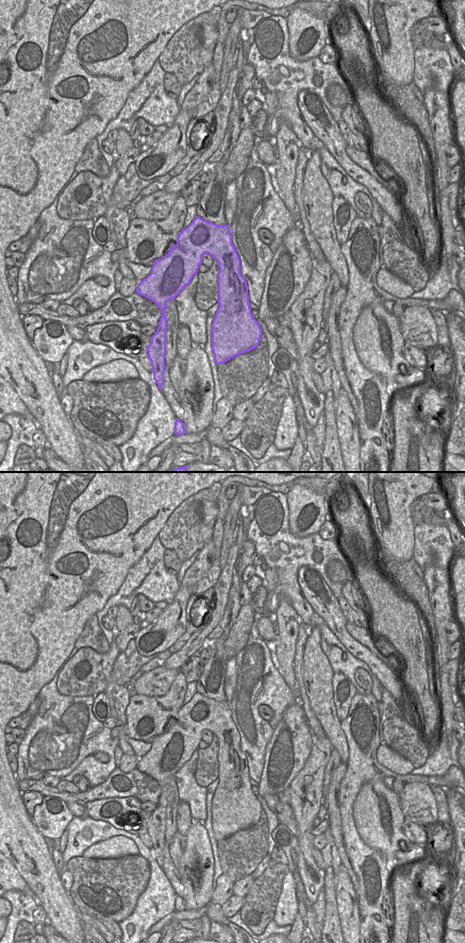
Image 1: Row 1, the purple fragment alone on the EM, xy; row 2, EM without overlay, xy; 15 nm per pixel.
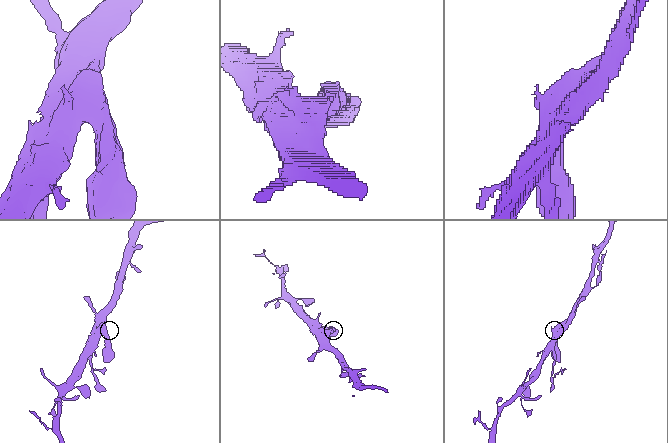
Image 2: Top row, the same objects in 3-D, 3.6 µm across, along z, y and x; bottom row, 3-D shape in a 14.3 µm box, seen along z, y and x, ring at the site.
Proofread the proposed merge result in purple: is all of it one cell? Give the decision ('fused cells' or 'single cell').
fused cells

